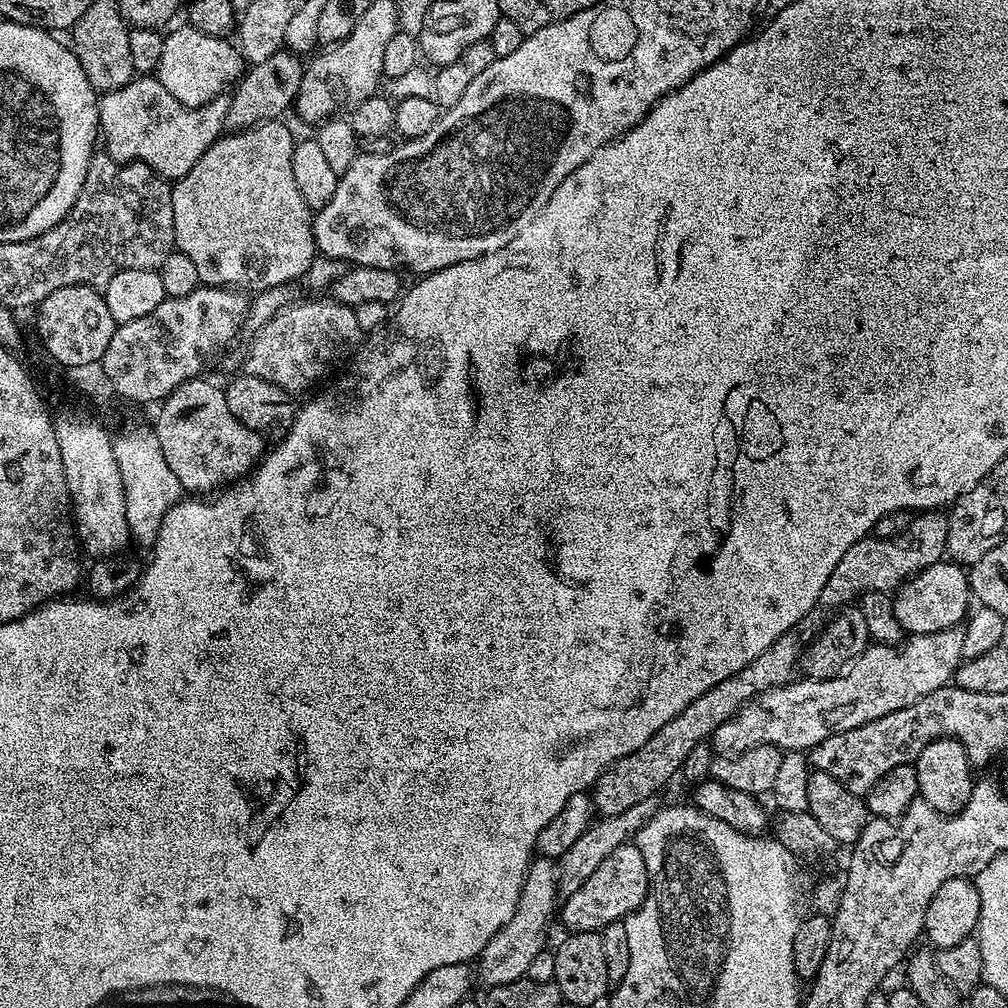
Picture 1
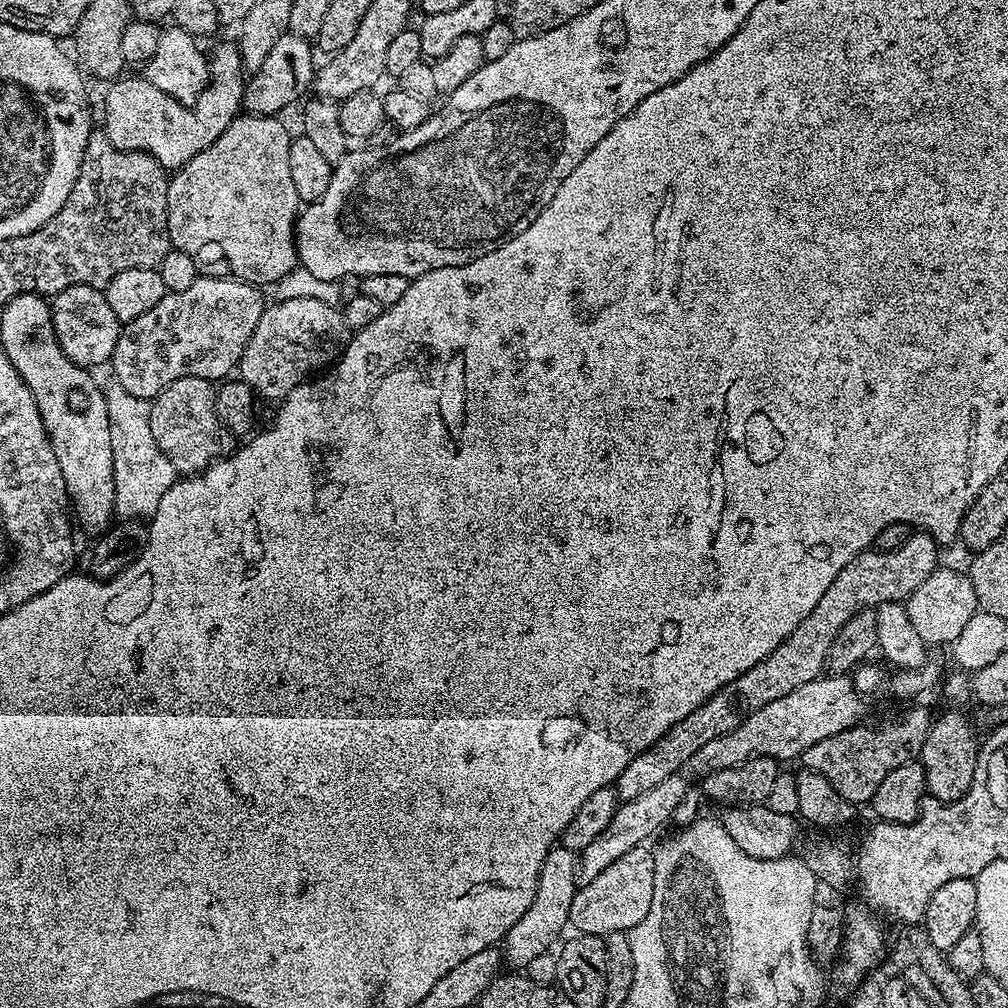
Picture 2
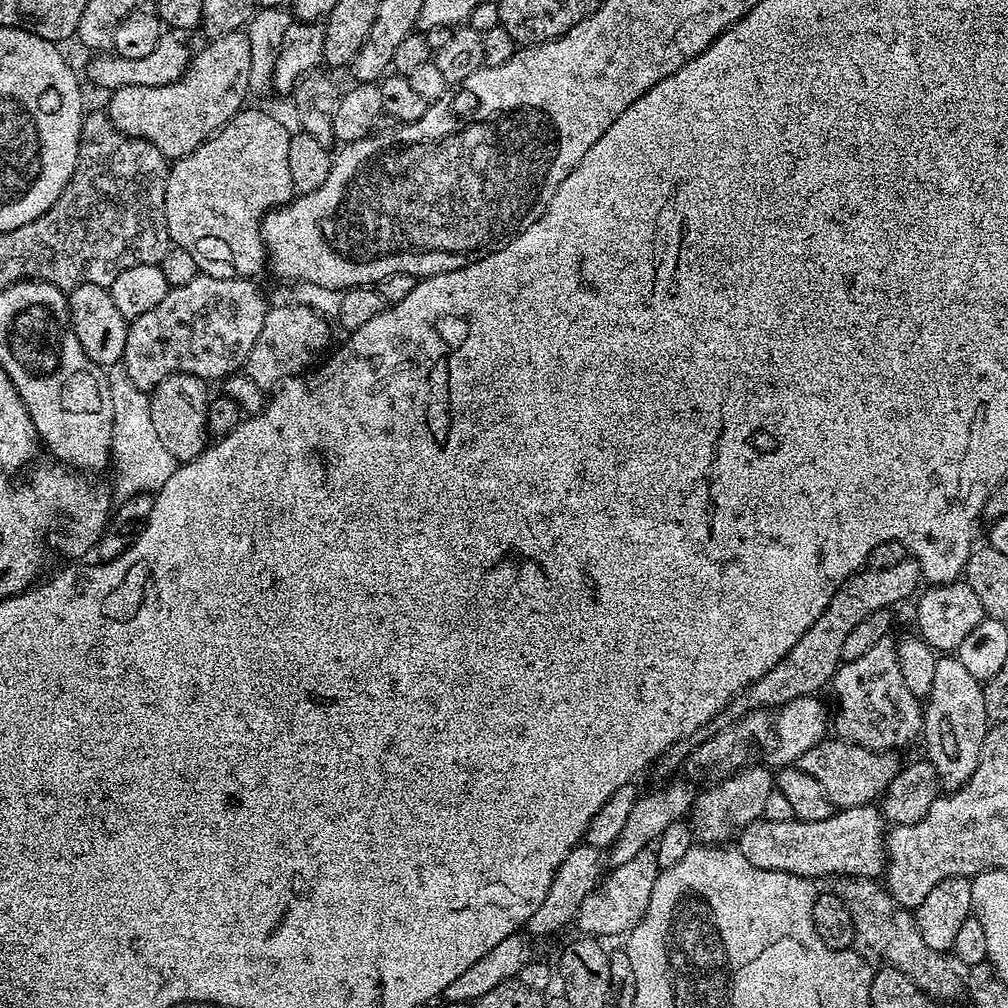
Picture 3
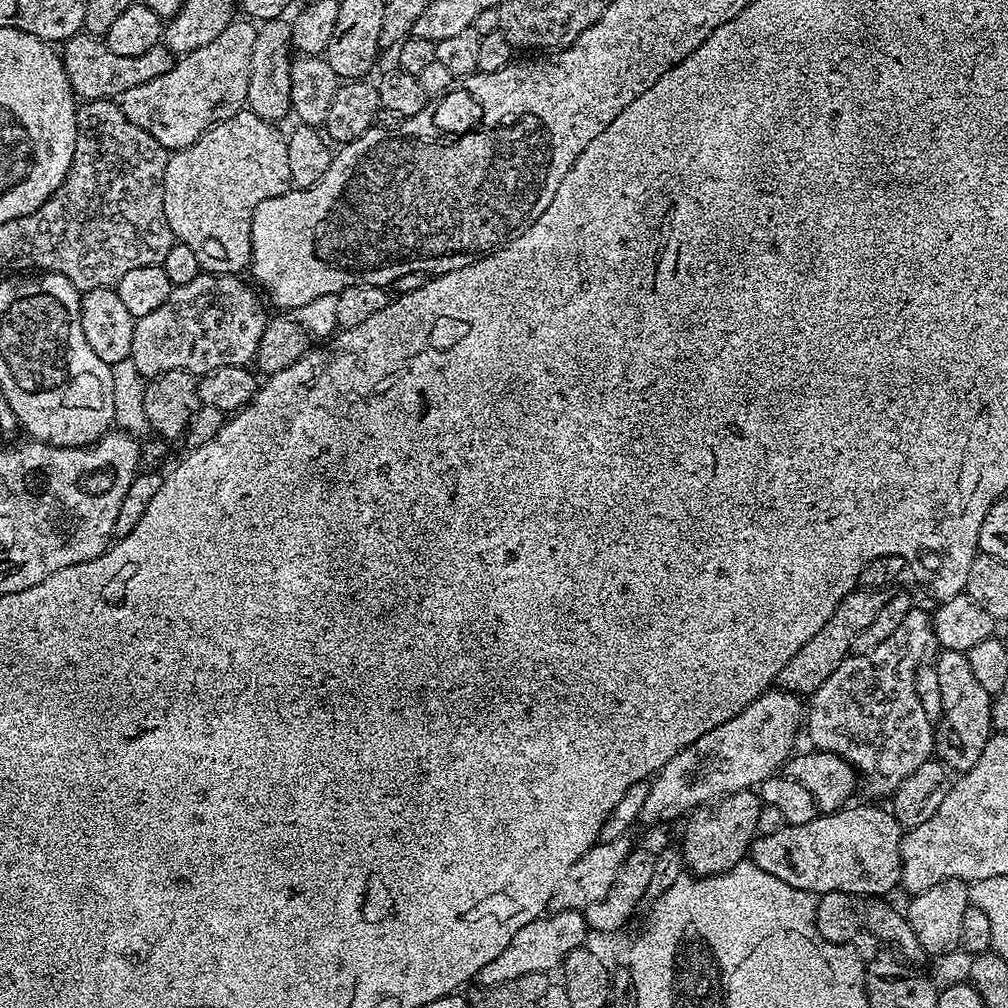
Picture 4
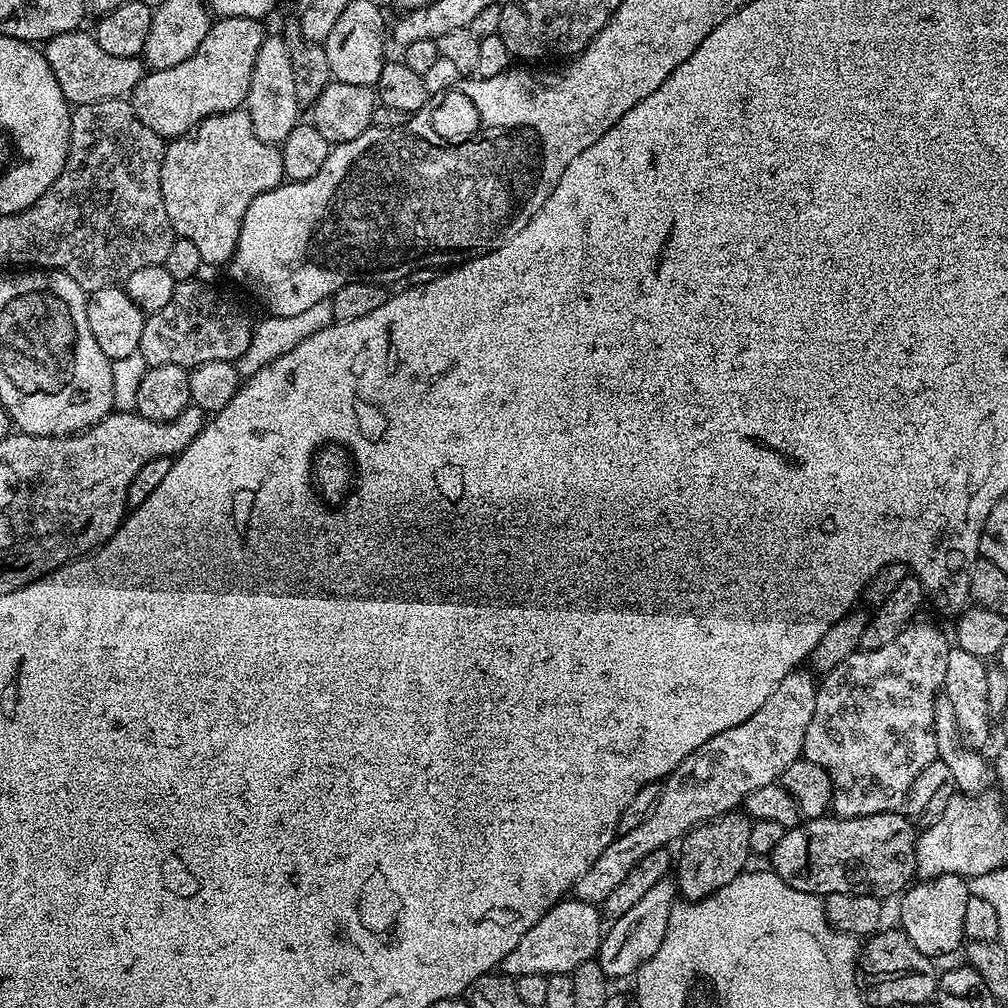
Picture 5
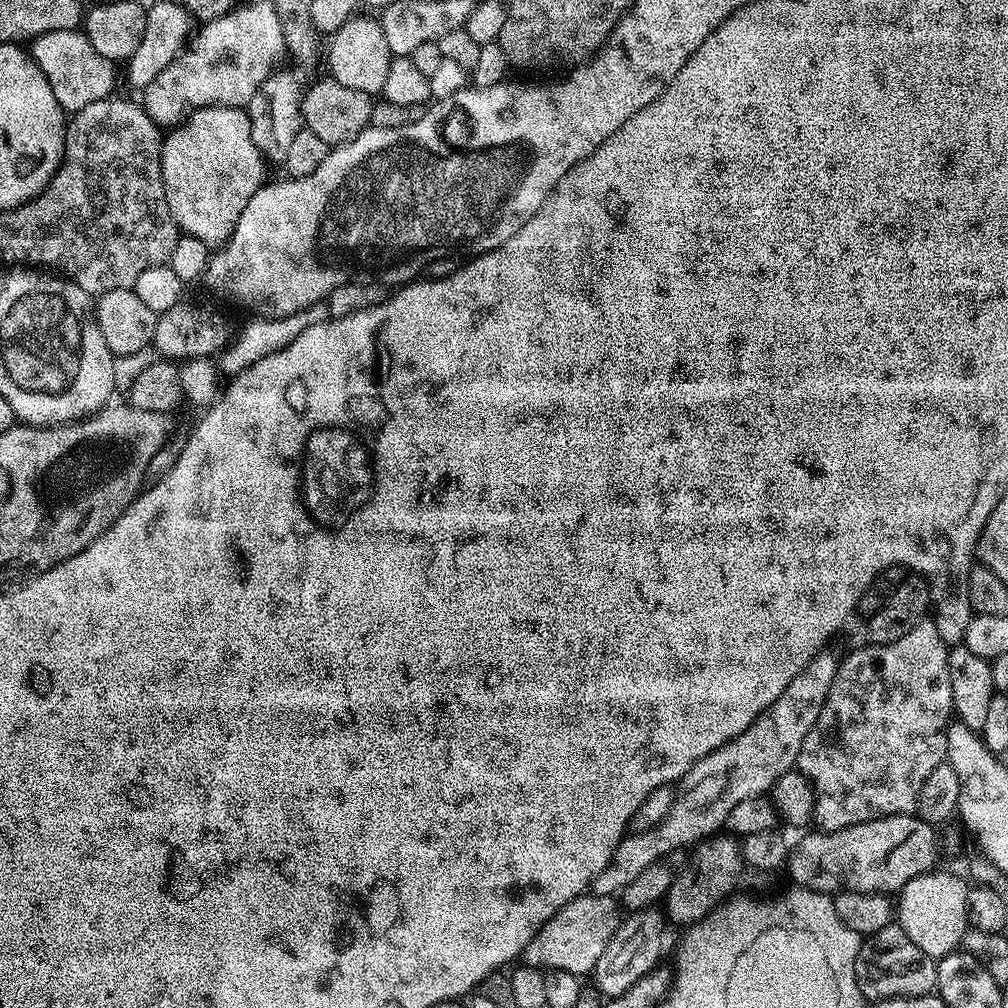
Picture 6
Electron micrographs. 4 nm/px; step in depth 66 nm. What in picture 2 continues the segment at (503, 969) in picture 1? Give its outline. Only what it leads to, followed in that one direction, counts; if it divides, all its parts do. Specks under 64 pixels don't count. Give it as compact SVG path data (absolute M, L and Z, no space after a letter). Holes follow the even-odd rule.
M557 846L548 853L546 862L542 862L542 870L538 874L538 886L534 900L530 902L530 910L510 926L510 930L502 941L502 960L509 969L522 970L538 954L549 951L552 943L569 927L570 902L574 902L574 894L578 887L577 853L566 847Z

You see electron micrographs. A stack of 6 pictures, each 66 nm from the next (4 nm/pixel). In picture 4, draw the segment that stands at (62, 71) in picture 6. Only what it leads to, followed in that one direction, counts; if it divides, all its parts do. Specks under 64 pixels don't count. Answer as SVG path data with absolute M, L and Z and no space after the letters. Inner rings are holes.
M77 34L63 41L62 59L72 91L84 102L122 98L126 90L134 90L134 86L142 86L142 82L150 82L169 72L174 63L173 53L163 46L146 50L146 54L138 54L134 58L126 58L114 54L103 39L89 34Z

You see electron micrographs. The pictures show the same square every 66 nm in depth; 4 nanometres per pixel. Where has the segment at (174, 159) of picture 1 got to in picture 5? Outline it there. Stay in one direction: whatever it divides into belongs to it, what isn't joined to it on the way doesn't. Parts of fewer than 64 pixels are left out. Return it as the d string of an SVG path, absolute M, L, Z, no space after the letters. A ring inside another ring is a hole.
M250 18L217 19L202 46L186 62L178 62L178 66L161 72L149 71L136 83L136 89L130 93L130 103L138 118L154 134L175 138L189 135L206 118L241 107L248 99L250 78L266 35L264 27L261 21Z

